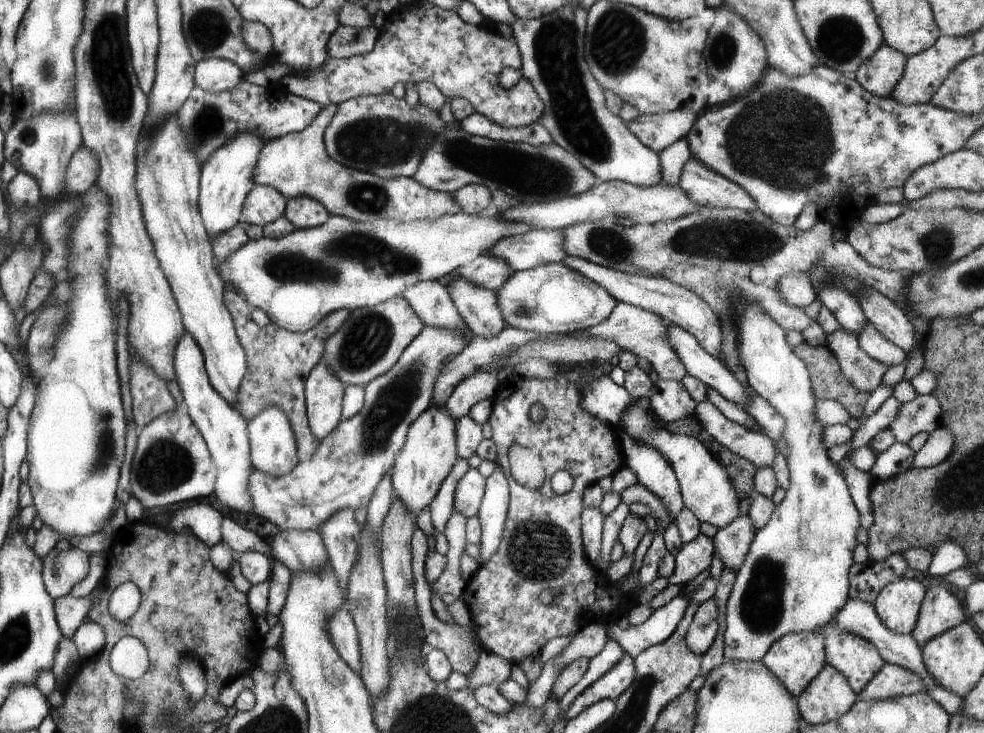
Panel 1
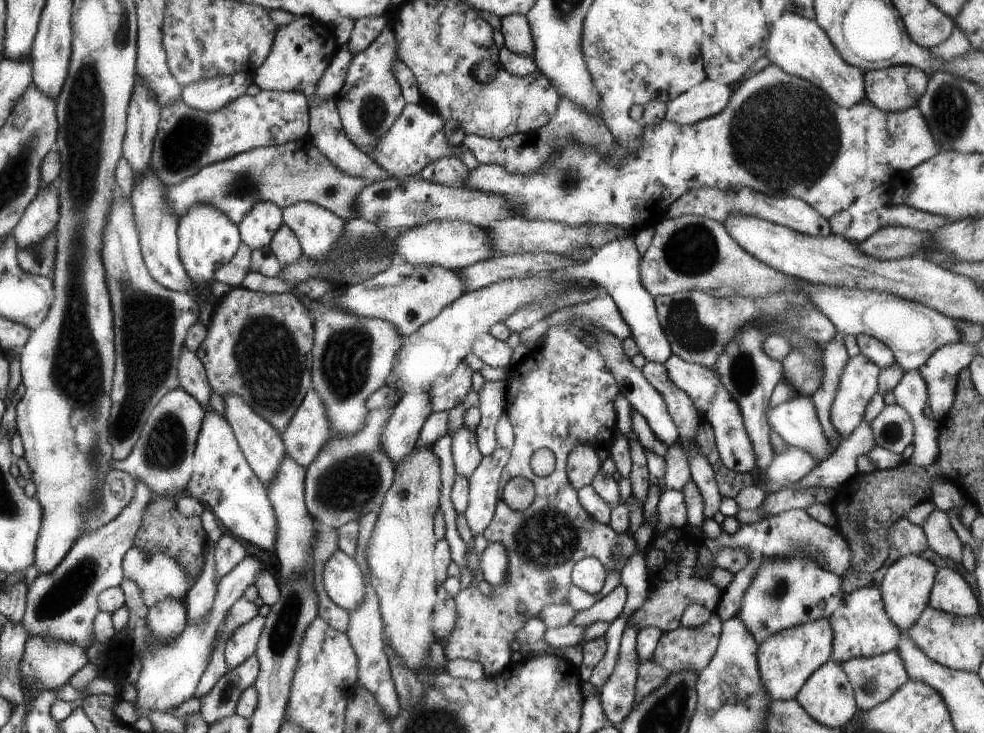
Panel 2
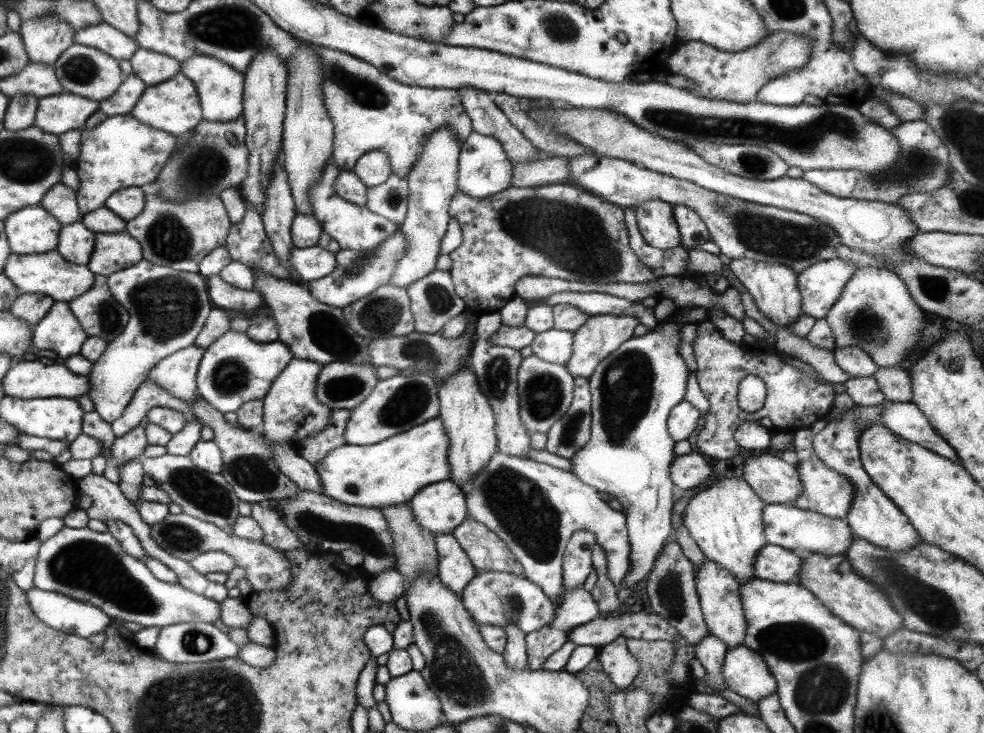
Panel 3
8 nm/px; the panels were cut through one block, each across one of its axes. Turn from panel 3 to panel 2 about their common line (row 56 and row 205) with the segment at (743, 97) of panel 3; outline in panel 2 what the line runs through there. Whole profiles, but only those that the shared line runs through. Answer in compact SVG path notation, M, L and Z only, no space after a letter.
M699 188L699 190L689 190L683 196L679 196L673 204L669 204L665 212L665 220L673 220L679 216L703 216L709 220L715 220L723 224L729 214L743 214L743 216L755 216L759 220L771 222L775 226L785 226L789 230L795 230L805 236L815 236L823 238L831 234L829 220L825 220L821 214L817 214L807 202L797 200L797 198L773 198L759 194L751 188L739 188L739 190L719 190L719 188Z

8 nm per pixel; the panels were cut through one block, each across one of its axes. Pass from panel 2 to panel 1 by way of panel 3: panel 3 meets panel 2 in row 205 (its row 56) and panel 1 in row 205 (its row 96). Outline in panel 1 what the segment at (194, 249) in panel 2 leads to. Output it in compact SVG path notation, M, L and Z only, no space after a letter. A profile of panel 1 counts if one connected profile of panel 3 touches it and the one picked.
M253 132L235 134L231 140L225 142L225 146L219 146L219 150L215 150L203 162L199 212L201 212L201 220L207 228L209 238L219 236L221 232L227 232L229 228L239 224L245 198L255 188L253 172L257 168L257 160L259 160L265 144L267 144L267 140L263 140L263 136L259 136L259 134L253 134Z

